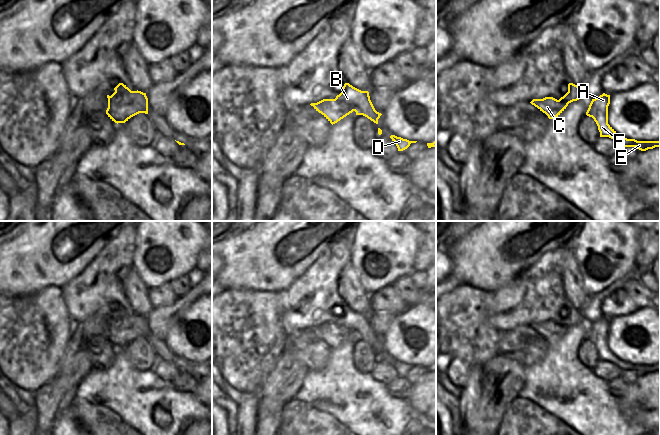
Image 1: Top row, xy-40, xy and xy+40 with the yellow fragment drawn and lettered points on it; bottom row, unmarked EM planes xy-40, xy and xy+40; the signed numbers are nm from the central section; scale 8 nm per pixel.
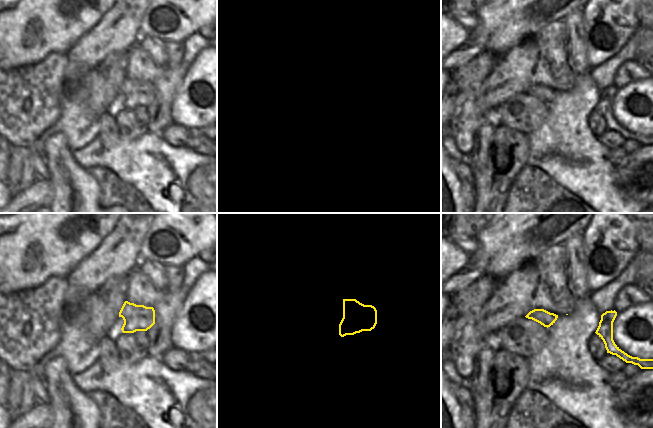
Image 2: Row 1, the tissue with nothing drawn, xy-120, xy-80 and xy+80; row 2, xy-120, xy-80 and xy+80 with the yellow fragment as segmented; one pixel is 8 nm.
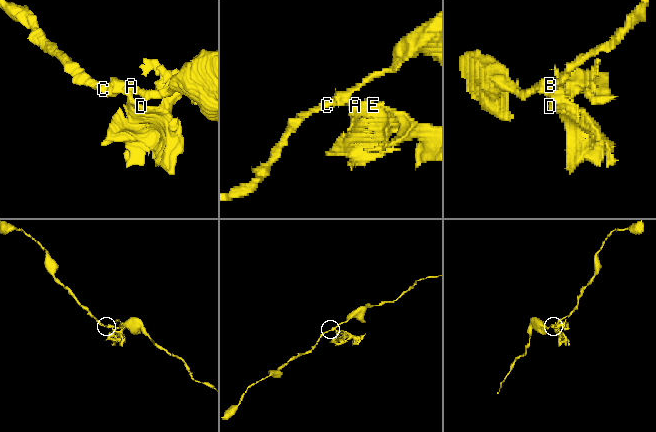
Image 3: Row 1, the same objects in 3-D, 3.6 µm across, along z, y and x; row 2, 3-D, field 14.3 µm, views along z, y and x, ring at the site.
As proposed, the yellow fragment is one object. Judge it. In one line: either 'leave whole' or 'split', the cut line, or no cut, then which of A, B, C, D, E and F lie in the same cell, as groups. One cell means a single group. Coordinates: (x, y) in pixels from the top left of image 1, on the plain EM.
split; cut xy+40 (588, 332), (591, 340); groups A D E F / B C

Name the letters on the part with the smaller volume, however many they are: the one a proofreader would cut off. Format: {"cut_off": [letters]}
{"cut_off": ["A", "D", "E", "F"]}

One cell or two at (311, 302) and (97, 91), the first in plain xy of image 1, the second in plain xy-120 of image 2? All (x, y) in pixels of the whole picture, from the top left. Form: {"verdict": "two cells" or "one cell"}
{"verdict": "two cells"}

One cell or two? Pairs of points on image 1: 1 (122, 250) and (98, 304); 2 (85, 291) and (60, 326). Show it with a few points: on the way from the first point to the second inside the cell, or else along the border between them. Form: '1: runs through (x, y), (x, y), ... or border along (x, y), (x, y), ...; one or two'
1: runs through (109, 263), (103, 271), (98, 291); one
2: border along (61, 292), (67, 313), (74, 325); two

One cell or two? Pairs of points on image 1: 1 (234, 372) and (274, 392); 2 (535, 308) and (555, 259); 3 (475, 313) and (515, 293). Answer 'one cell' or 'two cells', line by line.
1: two cells
2: one cell
3: two cells

